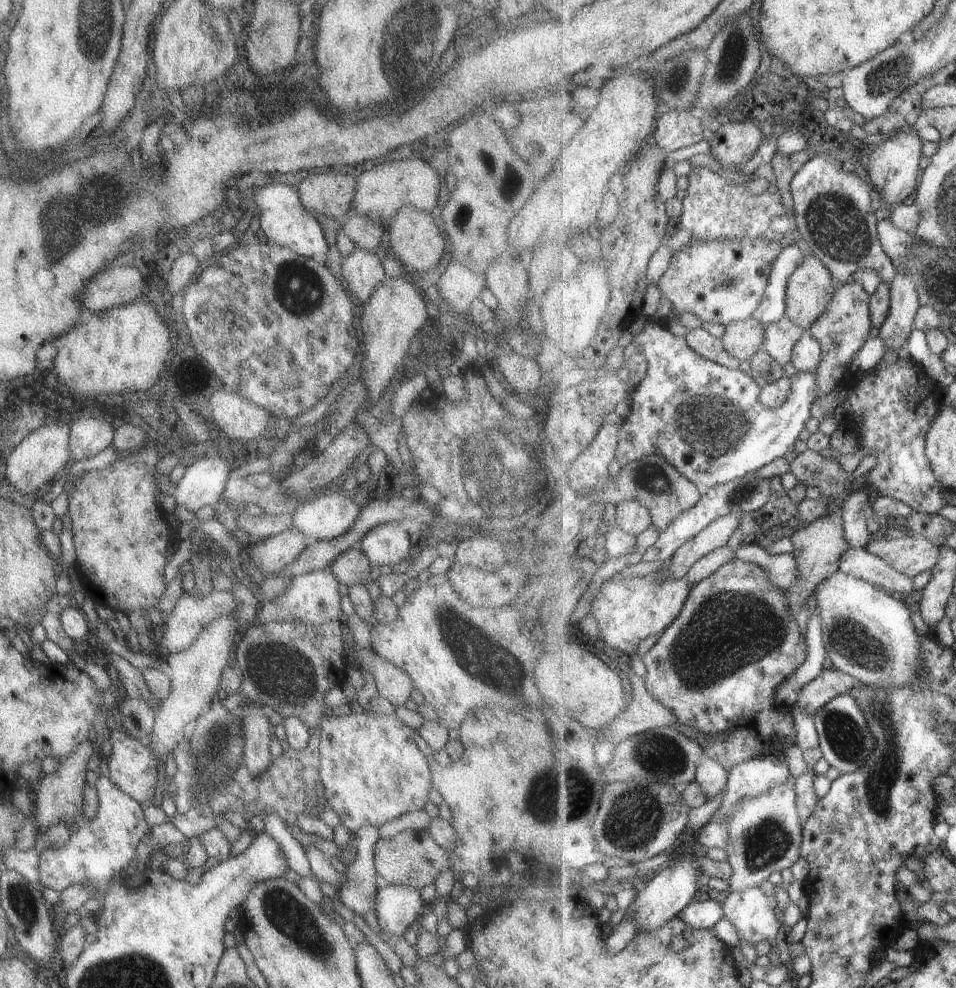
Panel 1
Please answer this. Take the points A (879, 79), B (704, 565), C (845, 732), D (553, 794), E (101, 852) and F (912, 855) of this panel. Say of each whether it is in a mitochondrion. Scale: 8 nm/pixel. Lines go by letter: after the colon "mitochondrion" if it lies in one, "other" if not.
A: mitochondrion
B: other
C: mitochondrion
D: mitochondrion
E: other
F: other

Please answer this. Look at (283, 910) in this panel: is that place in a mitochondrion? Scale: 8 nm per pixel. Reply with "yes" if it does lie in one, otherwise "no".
yes

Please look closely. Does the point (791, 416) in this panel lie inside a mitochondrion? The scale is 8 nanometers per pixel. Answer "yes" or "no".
no

